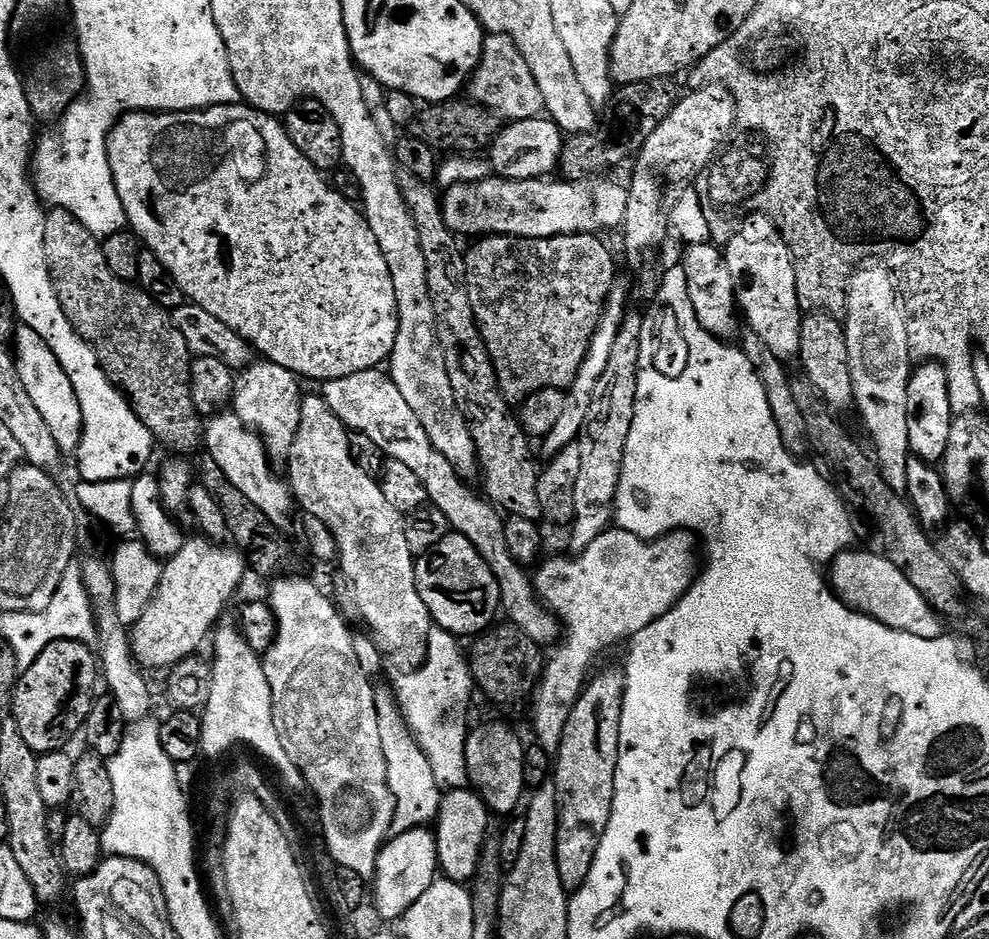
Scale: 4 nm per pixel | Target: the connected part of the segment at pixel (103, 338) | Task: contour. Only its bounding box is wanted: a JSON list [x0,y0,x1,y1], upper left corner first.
[45,208,205,458]

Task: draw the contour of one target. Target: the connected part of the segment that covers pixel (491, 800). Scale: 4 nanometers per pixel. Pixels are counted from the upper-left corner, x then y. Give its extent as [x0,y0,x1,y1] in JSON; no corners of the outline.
[466,722,525,815]

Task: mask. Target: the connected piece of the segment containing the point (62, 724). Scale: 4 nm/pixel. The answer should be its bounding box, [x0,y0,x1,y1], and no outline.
[10,640,98,754]

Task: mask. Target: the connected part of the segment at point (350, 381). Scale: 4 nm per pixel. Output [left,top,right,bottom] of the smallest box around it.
[322,368,558,646]

